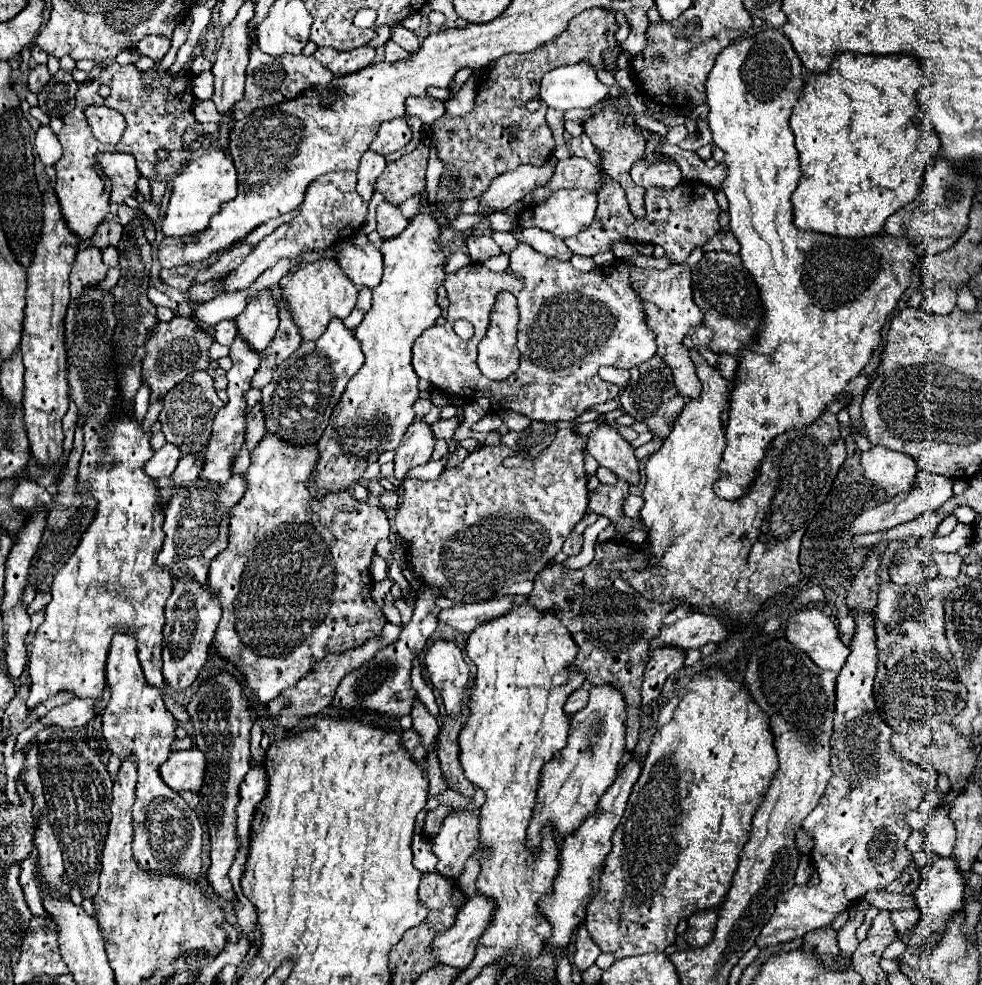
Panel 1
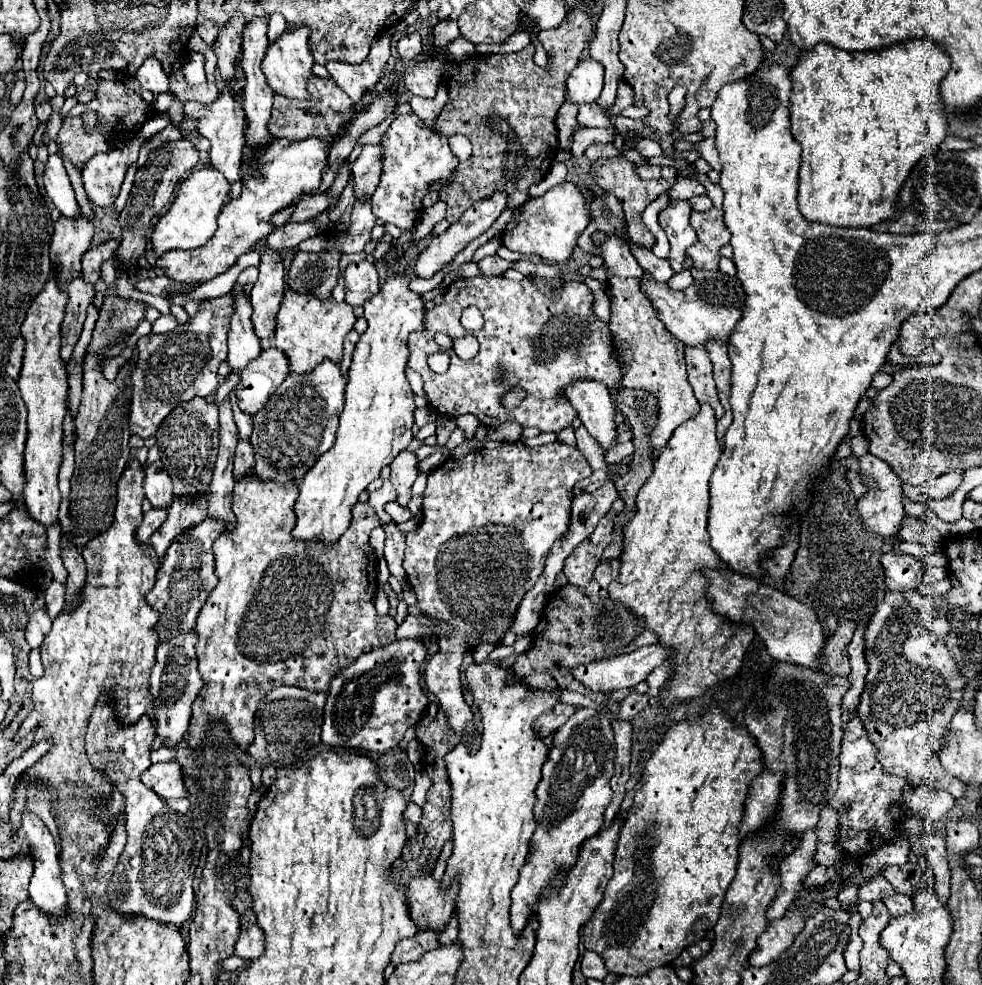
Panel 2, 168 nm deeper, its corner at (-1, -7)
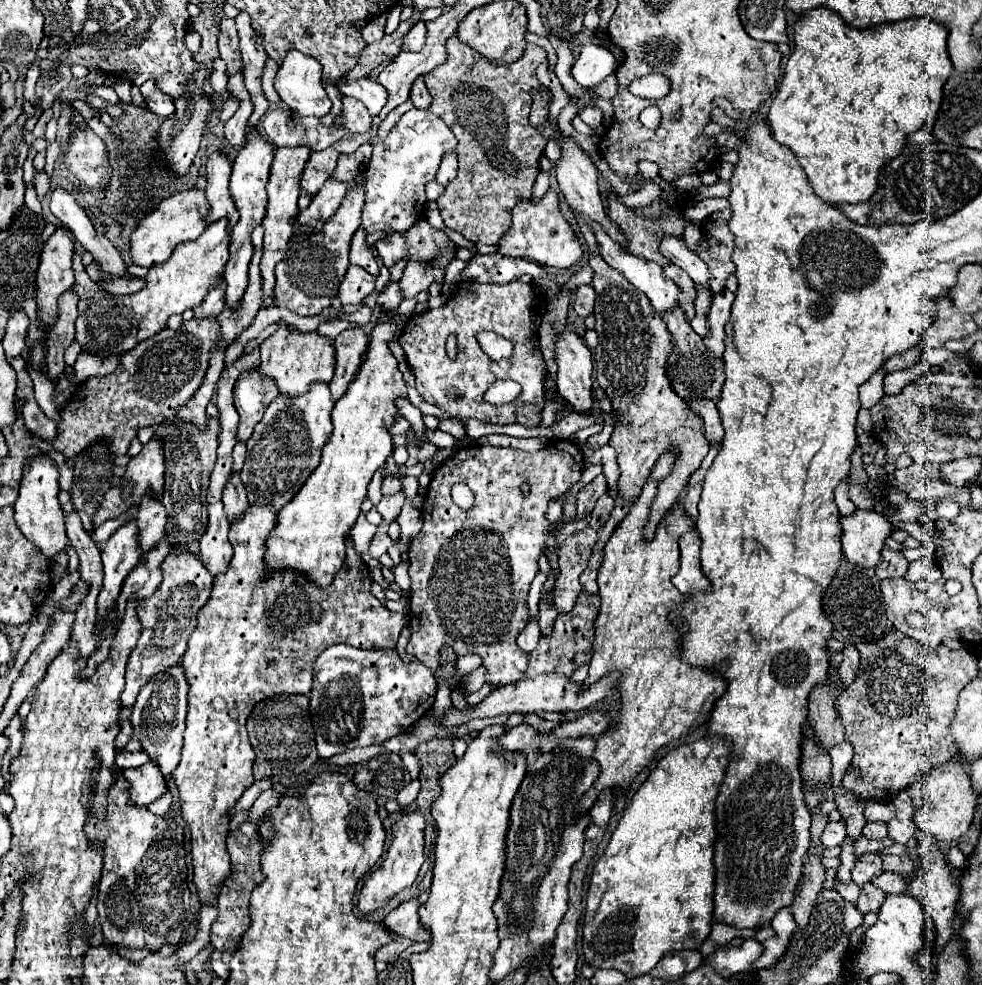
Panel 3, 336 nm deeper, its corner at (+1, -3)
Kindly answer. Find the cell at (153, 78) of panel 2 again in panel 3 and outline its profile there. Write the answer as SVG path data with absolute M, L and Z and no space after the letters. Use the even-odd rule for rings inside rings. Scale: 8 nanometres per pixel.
M149 78L149 80L141 86L141 94L143 94L145 102L147 102L147 108L149 108L151 112L155 112L157 116L163 118L163 116L171 116L171 114L175 112L175 104L173 104L171 96L167 96L165 92L161 92L161 90L157 88L157 84L155 84L153 78Z

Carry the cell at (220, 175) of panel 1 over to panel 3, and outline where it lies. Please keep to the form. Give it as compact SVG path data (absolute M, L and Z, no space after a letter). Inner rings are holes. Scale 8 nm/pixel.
M199 188L177 192L169 198L165 198L153 212L149 212L141 220L137 230L131 234L131 258L133 258L133 262L139 266L147 266L147 268L165 262L177 244L187 242L187 240L195 240L199 234L203 234L207 230L209 224L207 224L205 216L209 214L209 208L211 206L207 202L205 190L199 190Z

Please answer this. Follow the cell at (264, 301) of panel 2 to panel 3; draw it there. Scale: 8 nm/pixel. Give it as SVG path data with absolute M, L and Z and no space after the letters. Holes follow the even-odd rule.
M279 148L279 152L275 152L275 164L271 166L271 178L267 182L267 206L265 206L265 218L261 222L261 226L265 228L265 236L263 236L263 258L261 258L261 280L263 280L263 308L273 308L275 306L275 298L273 298L273 290L275 290L275 266L277 262L283 260L283 256L289 250L289 242L293 236L293 216L295 212L299 212L297 206L297 198L301 192L301 174L303 168L309 160L311 150L309 148Z

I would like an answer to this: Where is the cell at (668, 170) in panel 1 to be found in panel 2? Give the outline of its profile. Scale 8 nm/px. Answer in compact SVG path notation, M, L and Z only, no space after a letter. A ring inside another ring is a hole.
M675 200L669 202L667 210L659 214L659 226L665 230L671 252L669 252L669 264L673 272L683 272L687 270L685 260L687 260L687 248L697 242L695 230L689 224L689 214L691 214L691 204L687 200Z

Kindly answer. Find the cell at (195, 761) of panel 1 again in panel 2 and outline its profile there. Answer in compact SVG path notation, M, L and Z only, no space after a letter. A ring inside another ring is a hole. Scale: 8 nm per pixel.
M163 762L163 764L151 764L143 774L141 782L147 788L153 788L157 796L163 800L171 798L185 798L187 790L183 786L183 776L181 776L181 766L179 762Z

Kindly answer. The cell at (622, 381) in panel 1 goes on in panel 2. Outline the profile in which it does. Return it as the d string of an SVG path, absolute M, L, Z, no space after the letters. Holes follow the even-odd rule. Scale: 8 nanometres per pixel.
M617 232L605 234L605 242L599 246L601 252L597 256L603 258L603 266L607 270L607 294L611 300L611 320L609 332L613 338L613 354L621 364L621 386L623 388L639 388L655 394L659 416L655 428L651 430L651 450L661 450L671 438L673 430L685 420L693 418L701 406L693 396L693 390L687 382L685 372L685 344L677 340L665 324L657 318L657 312L651 308L651 302L639 290L641 266L629 250L625 238Z

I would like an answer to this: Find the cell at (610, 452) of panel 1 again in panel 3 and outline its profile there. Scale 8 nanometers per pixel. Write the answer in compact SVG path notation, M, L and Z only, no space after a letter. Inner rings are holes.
M573 326L561 332L555 346L555 360L559 364L559 394L569 400L575 412L593 414L593 356Z

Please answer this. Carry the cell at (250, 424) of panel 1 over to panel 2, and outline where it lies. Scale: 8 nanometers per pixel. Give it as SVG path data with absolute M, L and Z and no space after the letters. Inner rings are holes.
M239 440L237 452L235 452L235 468L233 476L235 480L241 480L243 476L249 476L253 472L253 448L249 440Z

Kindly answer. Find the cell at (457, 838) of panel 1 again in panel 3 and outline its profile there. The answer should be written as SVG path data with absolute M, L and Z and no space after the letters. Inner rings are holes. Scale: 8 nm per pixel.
M411 898L403 902L399 908L387 914L385 926L391 928L395 934L405 934L413 942L429 942L431 932L427 932L427 928L423 928L423 924L419 922L419 914L417 914L419 906L421 906L419 898Z

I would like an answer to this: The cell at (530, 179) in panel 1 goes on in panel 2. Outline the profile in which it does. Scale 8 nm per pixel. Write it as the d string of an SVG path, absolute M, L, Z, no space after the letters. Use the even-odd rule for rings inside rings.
M495 192L493 196L485 198L485 200L479 200L475 202L455 224L451 224L451 228L447 232L443 232L441 236L433 238L431 244L419 254L419 260L413 268L413 274L417 278L433 278L433 274L437 274L439 270L443 270L471 240L475 240L477 236L481 236L487 228L491 228L491 224L499 218L499 214L505 210L505 202L507 202L507 196L505 192Z

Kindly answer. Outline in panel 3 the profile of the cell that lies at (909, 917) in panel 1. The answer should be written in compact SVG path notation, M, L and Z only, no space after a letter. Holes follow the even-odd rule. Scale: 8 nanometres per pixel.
M883 872L881 876L877 876L877 880L873 880L873 884L885 894L905 894L907 890L905 880L901 876L895 876L893 872Z

